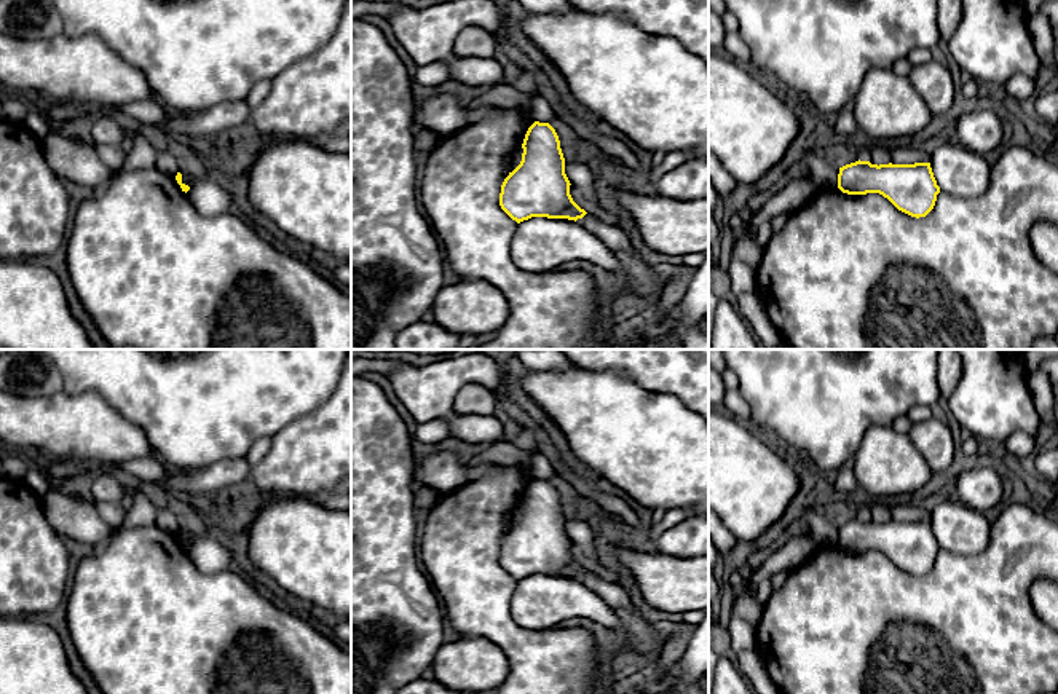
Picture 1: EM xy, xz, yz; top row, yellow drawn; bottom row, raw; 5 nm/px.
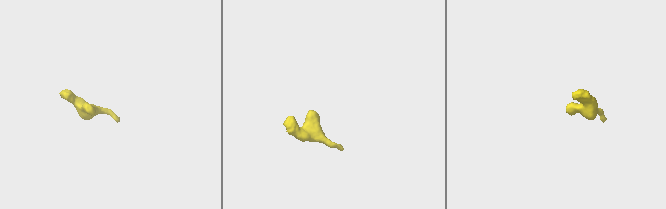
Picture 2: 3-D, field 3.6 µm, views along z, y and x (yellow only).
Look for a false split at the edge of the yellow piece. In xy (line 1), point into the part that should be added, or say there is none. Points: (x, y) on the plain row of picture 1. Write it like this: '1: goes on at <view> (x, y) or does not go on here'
1: does not go on here

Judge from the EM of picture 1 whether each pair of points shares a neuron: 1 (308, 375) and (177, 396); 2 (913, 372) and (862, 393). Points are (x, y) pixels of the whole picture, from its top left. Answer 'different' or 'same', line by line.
1: same
2: same

